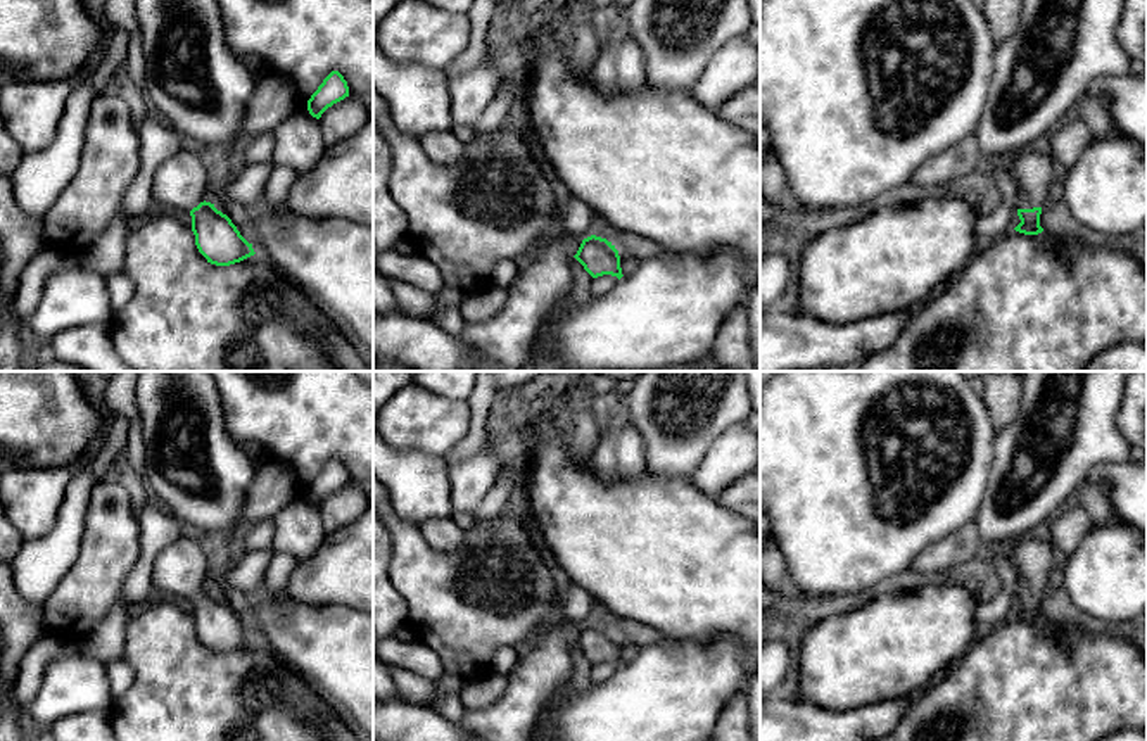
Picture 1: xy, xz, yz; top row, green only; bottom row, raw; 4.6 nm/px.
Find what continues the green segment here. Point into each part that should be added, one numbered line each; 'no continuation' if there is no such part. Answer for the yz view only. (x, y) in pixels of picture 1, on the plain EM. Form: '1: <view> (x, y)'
1: yz (1032, 558)

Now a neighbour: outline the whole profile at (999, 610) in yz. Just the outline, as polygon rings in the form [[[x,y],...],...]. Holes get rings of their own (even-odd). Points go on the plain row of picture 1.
[[[990,549],[993,570],[1002,584],[1002,591],[988,603],[979,603],[976,608],[976,624],[979,629],[990,630],[1011,620],[1014,615],[1016,570],[1004,549]]]

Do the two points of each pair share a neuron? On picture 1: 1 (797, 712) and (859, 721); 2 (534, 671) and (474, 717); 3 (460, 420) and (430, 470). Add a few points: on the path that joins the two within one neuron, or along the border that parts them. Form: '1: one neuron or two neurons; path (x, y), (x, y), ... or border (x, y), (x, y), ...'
1: one neuron; path (812, 722), (843, 722)
2: one neuron; path (525, 688), (496, 717), (491, 717)
3: two neurons; border (399, 448), (415, 448), (444, 458)

